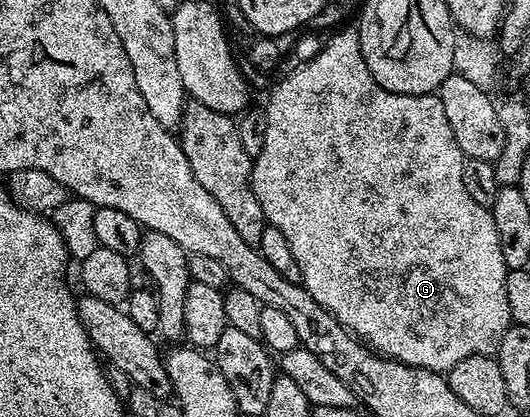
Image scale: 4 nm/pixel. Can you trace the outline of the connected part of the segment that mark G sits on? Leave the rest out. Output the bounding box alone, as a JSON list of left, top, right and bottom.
[250,29,512,372]

